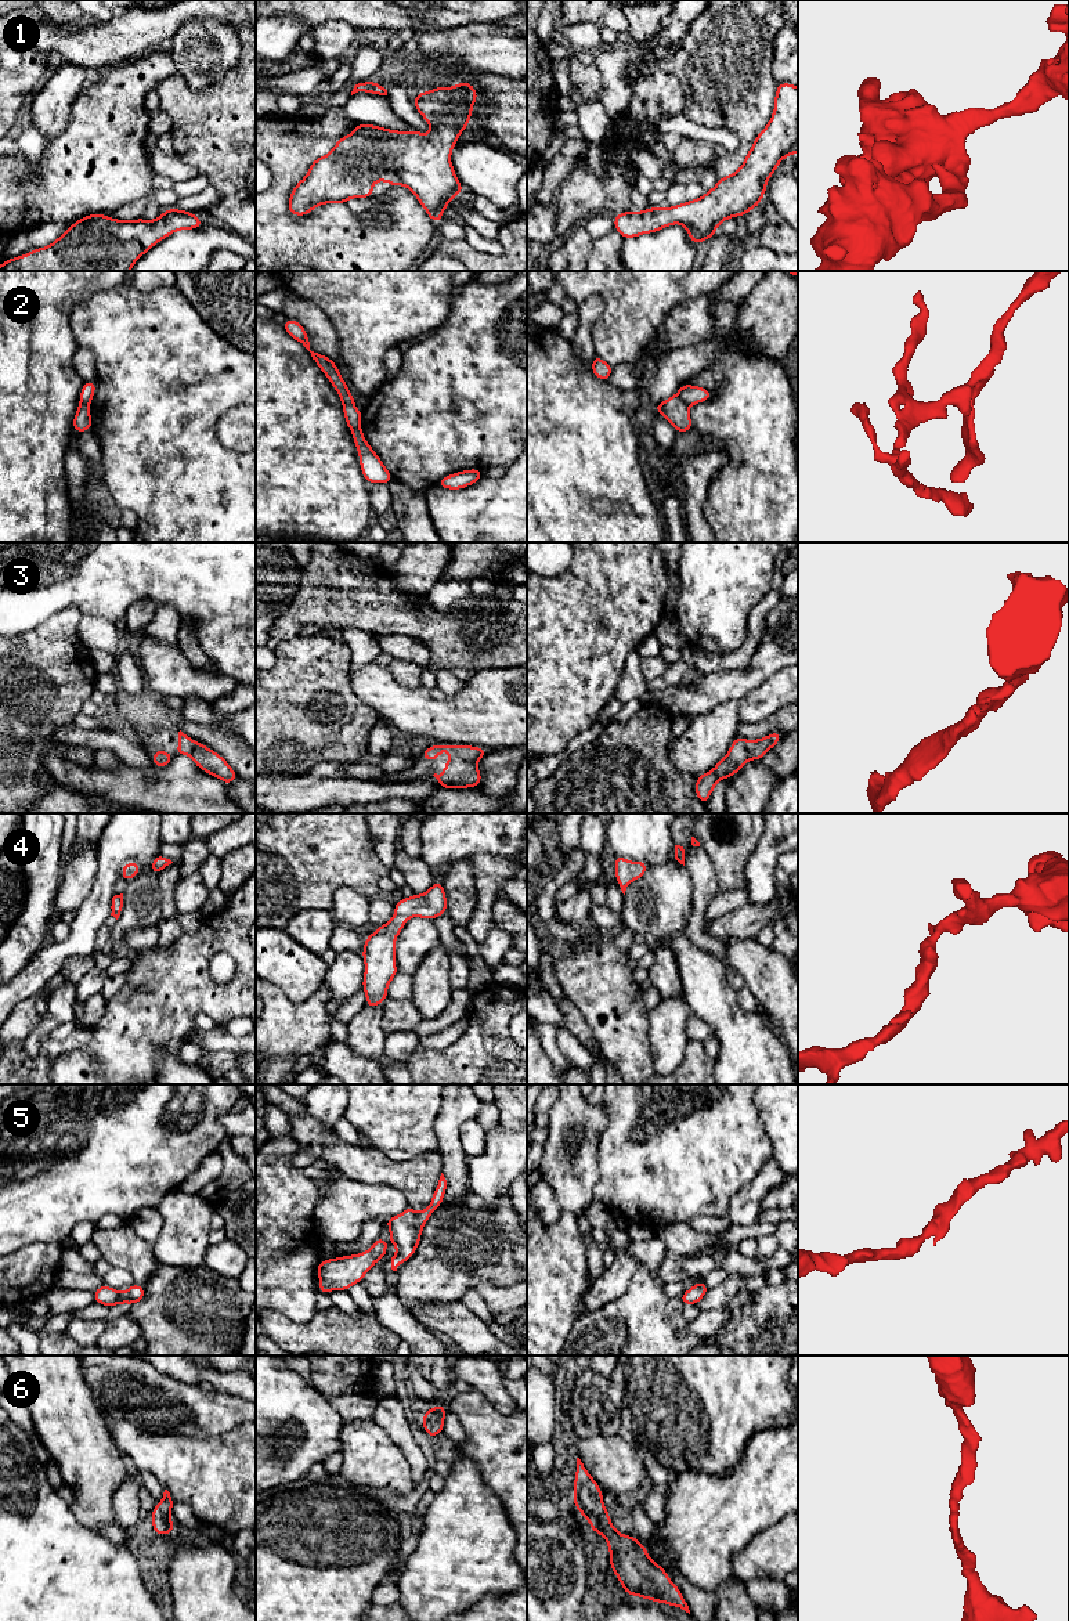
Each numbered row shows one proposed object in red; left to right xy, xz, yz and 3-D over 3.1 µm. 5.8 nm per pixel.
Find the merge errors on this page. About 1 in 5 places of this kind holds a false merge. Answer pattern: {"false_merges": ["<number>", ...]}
{"false_merges": ["2"]}

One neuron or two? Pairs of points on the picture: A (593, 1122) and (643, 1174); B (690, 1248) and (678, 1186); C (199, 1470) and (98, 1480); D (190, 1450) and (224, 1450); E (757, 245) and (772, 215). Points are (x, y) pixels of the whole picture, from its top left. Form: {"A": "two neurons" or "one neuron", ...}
{"A": "two neurons", "B": "two neurons", "C": "two neurons", "D": "one neuron", "E": "two neurons"}

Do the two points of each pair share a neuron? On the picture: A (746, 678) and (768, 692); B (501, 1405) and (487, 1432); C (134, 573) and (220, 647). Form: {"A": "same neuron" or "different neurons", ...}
{"A": "different neurons", "B": "different neurons", "C": "same neuron"}

